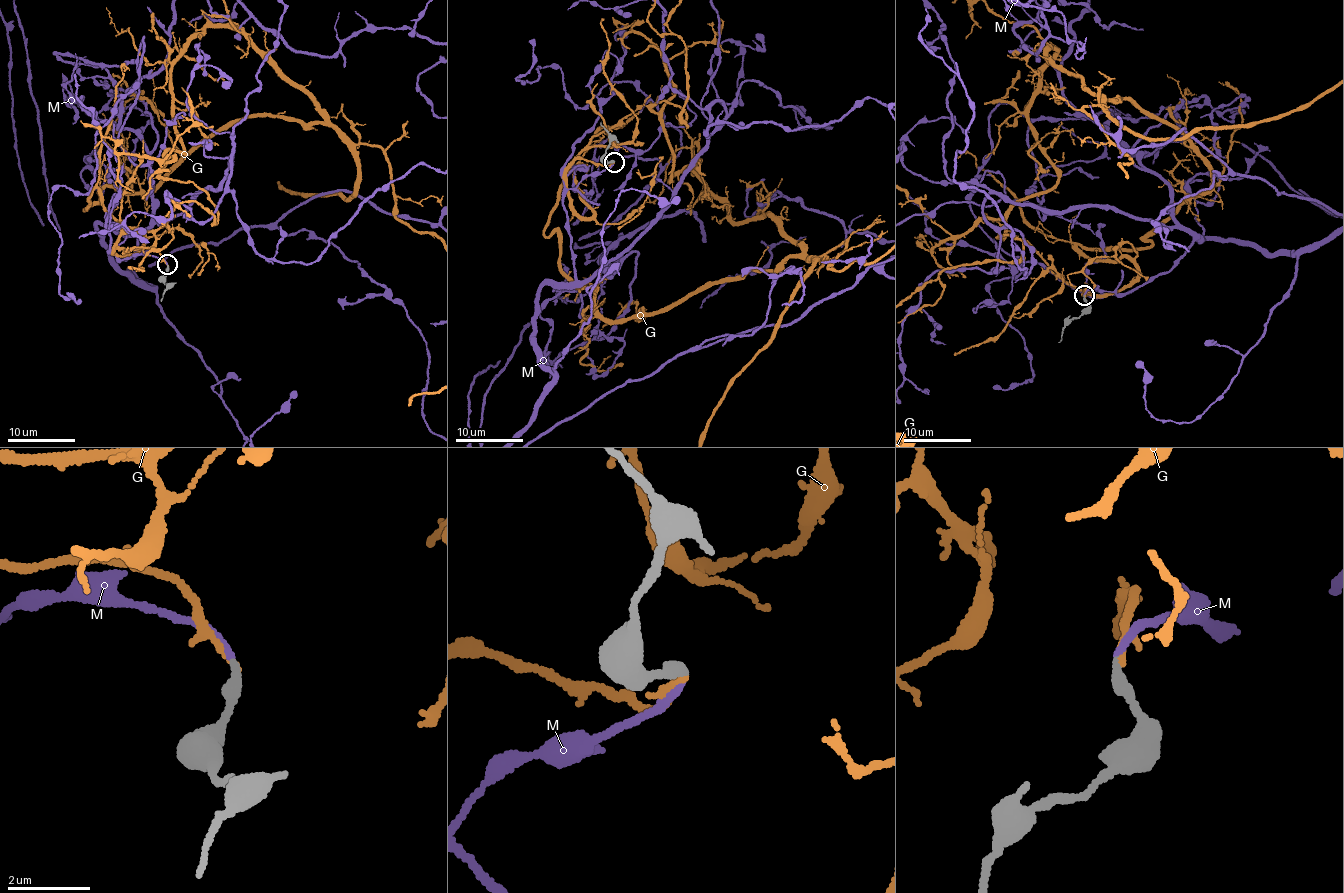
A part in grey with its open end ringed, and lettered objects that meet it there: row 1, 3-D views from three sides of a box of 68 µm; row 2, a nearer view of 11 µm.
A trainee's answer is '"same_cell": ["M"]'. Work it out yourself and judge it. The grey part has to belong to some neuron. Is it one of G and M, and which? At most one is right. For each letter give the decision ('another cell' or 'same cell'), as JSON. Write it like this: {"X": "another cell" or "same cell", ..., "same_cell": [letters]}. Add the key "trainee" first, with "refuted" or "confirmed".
{"trainee": "confirmed", "G": "another cell", "M": "same cell", "same_cell": ["M"]}

